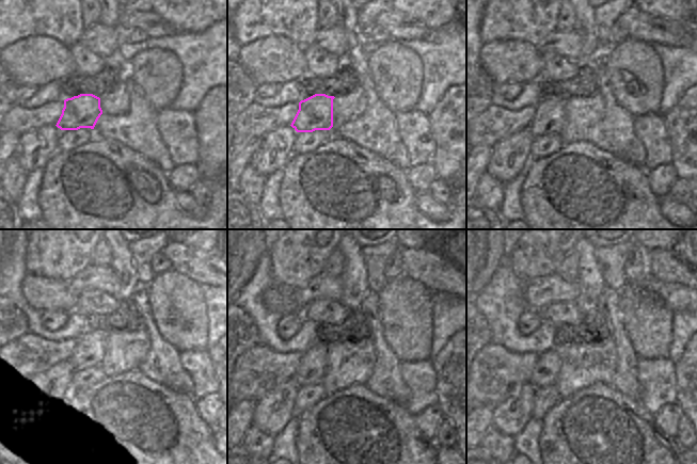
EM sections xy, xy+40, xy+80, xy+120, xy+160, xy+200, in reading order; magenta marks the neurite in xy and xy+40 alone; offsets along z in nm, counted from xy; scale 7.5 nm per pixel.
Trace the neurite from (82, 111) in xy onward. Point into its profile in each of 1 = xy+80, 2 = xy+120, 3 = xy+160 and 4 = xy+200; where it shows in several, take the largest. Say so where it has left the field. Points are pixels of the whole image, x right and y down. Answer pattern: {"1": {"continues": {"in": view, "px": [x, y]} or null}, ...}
{"1": {"continues": {"in": "xy+80", "px": [550, 118]}}, "2": {"continues": {"in": "xy+120", "px": [63, 371]}}, "3": {"continues": {"in": "xy+160", "px": [311, 368]}}, "4": {"continues": {"in": "xy+200", "px": [544, 373]}}}

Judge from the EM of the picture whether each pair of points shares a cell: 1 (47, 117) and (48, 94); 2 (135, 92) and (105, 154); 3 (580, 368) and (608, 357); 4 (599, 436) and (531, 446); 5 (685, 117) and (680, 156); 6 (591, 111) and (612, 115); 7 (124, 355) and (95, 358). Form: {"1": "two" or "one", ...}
{"1": "two", "2": "two", "3": "one", "4": "two", "5": "one", "6": "two", "7": "one"}

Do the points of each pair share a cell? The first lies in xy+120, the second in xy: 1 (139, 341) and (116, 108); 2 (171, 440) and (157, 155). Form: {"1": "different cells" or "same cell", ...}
{"1": "same cell", "2": "different cells"}

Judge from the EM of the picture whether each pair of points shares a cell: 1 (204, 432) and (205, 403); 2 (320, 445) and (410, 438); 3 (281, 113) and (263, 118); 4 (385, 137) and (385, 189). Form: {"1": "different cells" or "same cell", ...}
{"1": "different cells", "2": "same cell", "3": "same cell", "4": "different cells"}

